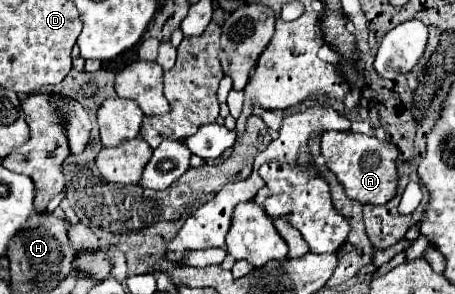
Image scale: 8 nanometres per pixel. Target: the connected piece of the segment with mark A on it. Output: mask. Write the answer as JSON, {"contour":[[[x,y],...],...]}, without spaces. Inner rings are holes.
{"contour":[[[325,131],[321,135],[321,155],[327,167],[339,179],[349,199],[361,205],[383,205],[395,195],[397,187],[397,147],[393,143],[381,145],[375,137],[349,131]]]}

